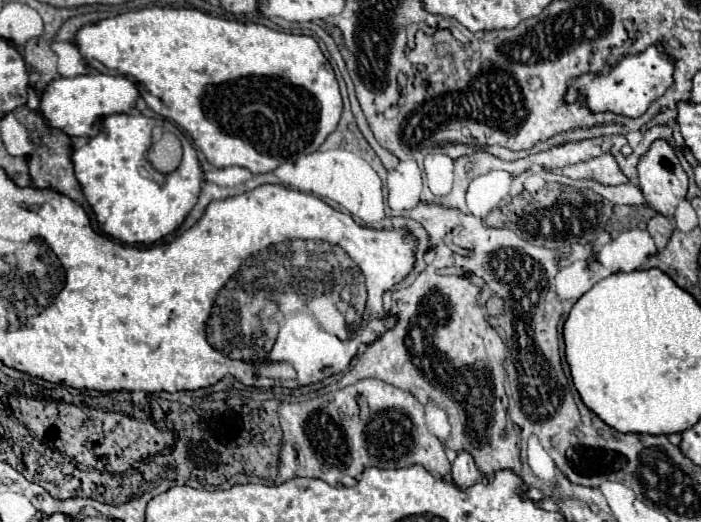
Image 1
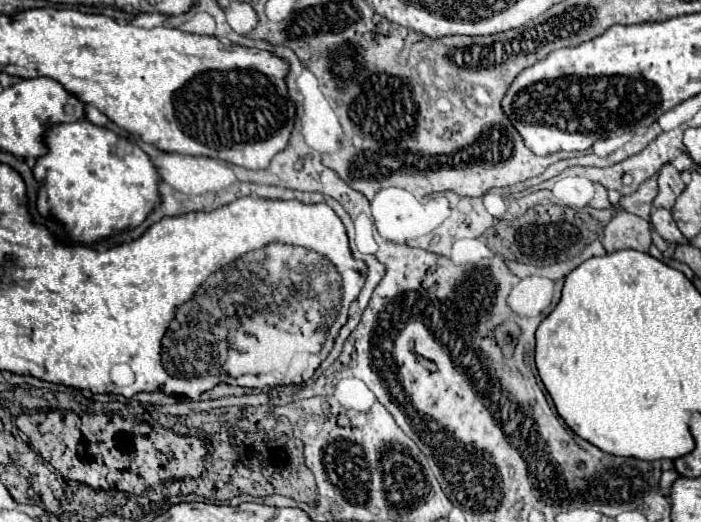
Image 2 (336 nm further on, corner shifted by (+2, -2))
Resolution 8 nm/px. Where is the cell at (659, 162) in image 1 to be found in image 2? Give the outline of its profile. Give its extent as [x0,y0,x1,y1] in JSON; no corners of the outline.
[651,208,685,244]

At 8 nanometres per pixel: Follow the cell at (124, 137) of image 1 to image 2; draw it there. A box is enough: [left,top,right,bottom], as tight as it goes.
[33,120,161,244]

